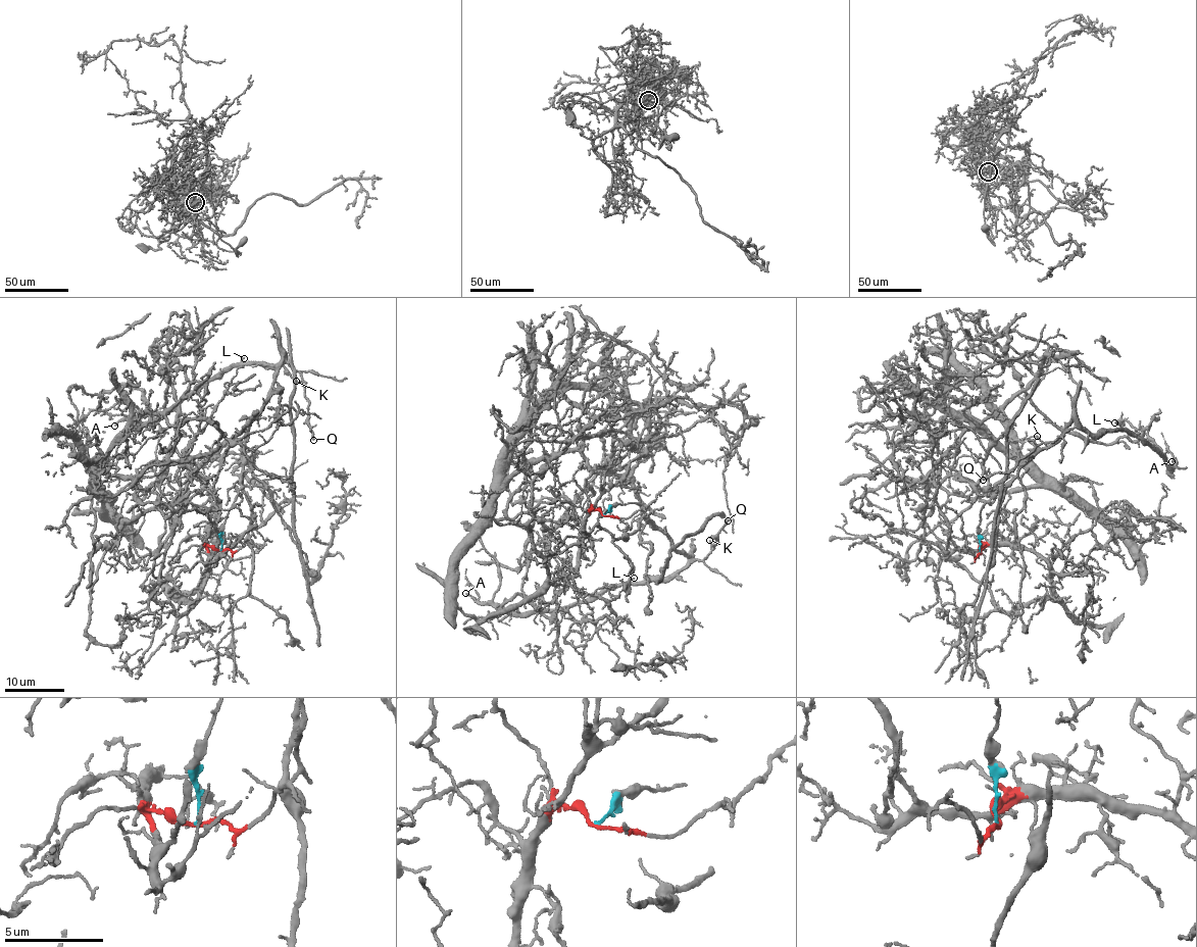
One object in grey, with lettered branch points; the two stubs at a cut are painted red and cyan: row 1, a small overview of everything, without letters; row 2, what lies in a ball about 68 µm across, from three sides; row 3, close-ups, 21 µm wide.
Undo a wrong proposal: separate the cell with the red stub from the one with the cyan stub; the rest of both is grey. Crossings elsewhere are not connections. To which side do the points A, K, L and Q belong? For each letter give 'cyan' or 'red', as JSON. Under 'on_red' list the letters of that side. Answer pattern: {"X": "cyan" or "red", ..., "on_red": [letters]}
{"A": "cyan", "K": "cyan", "L": "cyan", "Q": "cyan", "on_red": []}

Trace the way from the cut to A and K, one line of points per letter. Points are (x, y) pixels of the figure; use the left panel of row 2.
A: (221, 550), (252, 420), (282, 356), (276, 364), (232, 364), (170, 409), (114, 426)
K: (221, 550), (221, 526), (242, 484), (252, 420), (284, 356), (303, 382), (296, 382)

